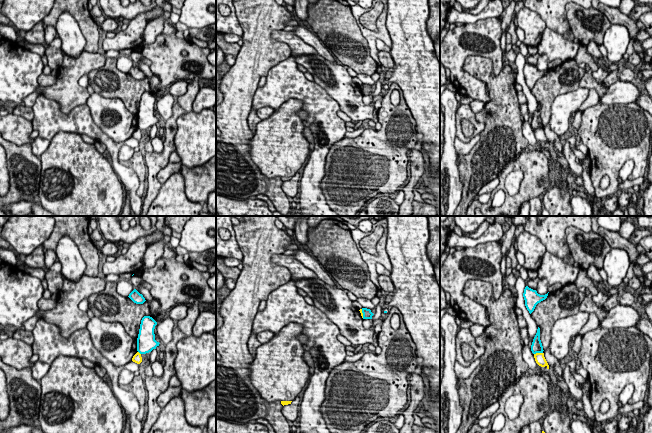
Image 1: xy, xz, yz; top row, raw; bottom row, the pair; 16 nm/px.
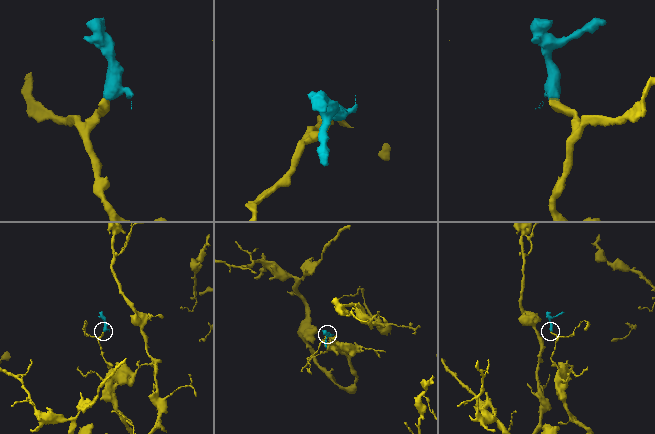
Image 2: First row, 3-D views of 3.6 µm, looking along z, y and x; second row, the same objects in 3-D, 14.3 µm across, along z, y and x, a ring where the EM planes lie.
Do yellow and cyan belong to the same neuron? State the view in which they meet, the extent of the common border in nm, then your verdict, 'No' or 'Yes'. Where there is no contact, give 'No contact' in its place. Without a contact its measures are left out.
Touches yellow in yz. Shared border 150 nm. No

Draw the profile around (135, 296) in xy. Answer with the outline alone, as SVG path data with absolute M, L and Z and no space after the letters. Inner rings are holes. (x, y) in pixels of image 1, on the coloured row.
M134 289L128 297L136 304L143 304L146 301L143 295L140 294L136 289Z

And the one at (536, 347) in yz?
M538 327L537 333L533 339L532 345L531 345L531 351L533 354L536 353L543 353L543 346L540 340L540 328Z

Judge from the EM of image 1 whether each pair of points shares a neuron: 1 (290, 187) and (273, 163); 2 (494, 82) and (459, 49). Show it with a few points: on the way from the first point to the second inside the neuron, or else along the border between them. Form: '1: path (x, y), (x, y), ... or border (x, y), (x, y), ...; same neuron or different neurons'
1: border (297, 171), (292, 177); different neurons
2: border (490, 59), (469, 55), (462, 68); different neurons

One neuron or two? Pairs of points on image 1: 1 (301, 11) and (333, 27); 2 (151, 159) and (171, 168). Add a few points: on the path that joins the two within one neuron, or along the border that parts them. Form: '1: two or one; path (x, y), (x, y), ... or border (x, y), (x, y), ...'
1: two; border (307, 10), (307, 18), (305, 20)
2: two; border (168, 162), (157, 174), (157, 180), (161, 184)

